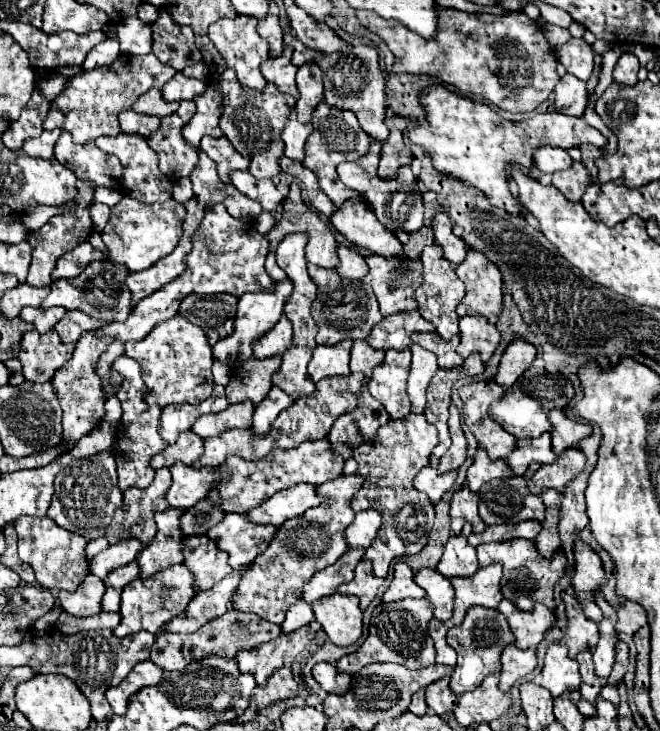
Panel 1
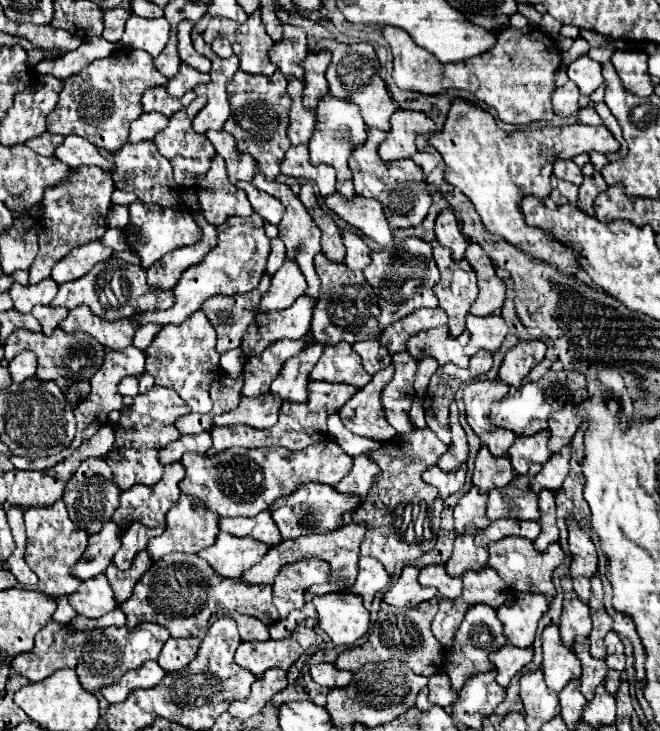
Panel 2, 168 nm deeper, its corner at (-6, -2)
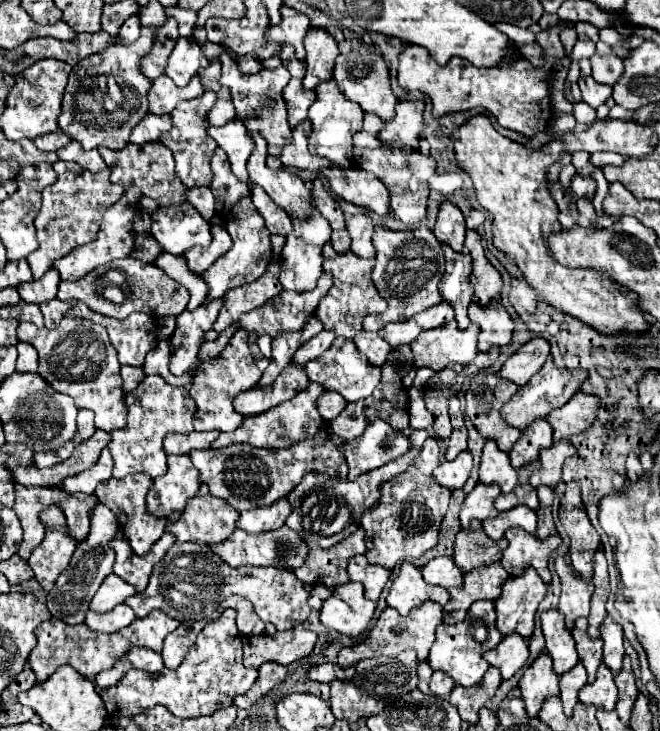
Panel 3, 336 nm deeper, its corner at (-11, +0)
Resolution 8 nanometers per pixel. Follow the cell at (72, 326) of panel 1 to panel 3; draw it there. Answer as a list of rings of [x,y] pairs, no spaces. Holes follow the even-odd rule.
[[[77,302],[67,312],[67,316],[69,318],[87,318],[95,324],[105,326],[121,364],[143,366],[147,352],[157,346],[157,340],[153,336],[155,320],[143,312],[135,312],[131,316],[127,316],[125,320],[115,320],[115,318],[89,310],[83,302]]]

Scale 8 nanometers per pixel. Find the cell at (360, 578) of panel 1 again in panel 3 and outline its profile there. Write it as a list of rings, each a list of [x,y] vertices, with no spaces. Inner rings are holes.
[[[365,556],[351,558],[351,564],[347,566],[347,572],[353,582],[361,582],[365,586],[365,598],[377,602],[385,582],[389,580],[389,570],[383,566],[373,566],[367,562]]]

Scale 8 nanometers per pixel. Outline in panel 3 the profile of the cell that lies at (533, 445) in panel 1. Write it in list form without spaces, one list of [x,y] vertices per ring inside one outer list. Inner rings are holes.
[[[545,418],[535,420],[531,426],[527,426],[521,432],[521,438],[513,444],[513,448],[509,452],[511,466],[515,470],[519,470],[519,468],[535,462],[539,458],[539,452],[553,444],[551,436],[553,436],[551,424]]]

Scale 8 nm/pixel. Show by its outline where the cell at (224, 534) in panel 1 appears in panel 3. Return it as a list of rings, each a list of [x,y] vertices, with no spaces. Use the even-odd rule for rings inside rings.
[[[281,498],[279,502],[275,502],[275,506],[241,512],[241,516],[237,520],[237,528],[253,532],[253,534],[279,530],[285,524],[285,518],[289,512],[291,512],[291,506],[289,506],[287,498]]]

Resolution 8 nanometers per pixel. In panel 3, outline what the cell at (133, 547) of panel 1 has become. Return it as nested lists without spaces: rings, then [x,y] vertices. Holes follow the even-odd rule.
[[[133,474],[131,478],[121,478],[121,480],[109,478],[107,482],[101,482],[95,490],[95,494],[99,494],[99,500],[105,506],[109,506],[111,512],[115,514],[137,556],[145,556],[151,550],[151,546],[161,538],[161,534],[165,532],[165,526],[169,522],[169,516],[155,518],[155,516],[147,514],[147,510],[145,510],[145,492],[147,492],[147,486],[151,486],[151,482],[153,480],[147,478],[147,474]]]

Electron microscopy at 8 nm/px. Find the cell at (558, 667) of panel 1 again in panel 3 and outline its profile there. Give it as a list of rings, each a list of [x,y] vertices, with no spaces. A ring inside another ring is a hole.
[[[547,610],[541,614],[541,628],[547,642],[547,654],[553,658],[553,670],[557,676],[569,672],[577,662],[575,640],[563,626],[563,614],[559,610]]]

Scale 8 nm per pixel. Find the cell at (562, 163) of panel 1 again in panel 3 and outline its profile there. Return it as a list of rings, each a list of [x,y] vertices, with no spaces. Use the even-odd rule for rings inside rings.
[[[575,174],[573,180],[571,180],[571,190],[577,194],[577,196],[587,196],[587,198],[593,198],[595,194],[595,180],[587,174]]]

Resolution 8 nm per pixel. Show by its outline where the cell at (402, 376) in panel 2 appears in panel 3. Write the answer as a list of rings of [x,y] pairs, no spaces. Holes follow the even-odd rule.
[[[413,432],[409,436],[411,446],[409,452],[393,462],[387,462],[385,466],[381,466],[379,470],[371,470],[367,474],[361,474],[355,482],[339,482],[333,478],[327,478],[325,474],[307,474],[301,484],[287,496],[293,512],[289,514],[289,518],[285,520],[285,524],[295,530],[303,540],[307,540],[309,546],[319,546],[319,548],[327,548],[327,546],[335,546],[335,542],[341,542],[343,538],[347,538],[351,532],[355,532],[359,528],[359,518],[363,514],[363,510],[371,508],[377,500],[379,500],[379,484],[385,480],[391,480],[395,474],[401,474],[403,470],[407,470],[411,466],[411,462],[417,458],[423,442],[427,438],[427,432]],[[309,494],[317,494],[319,502],[307,512],[303,514],[301,504]]]

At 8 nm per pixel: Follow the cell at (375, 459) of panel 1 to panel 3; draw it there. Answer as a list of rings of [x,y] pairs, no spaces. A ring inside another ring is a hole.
[[[429,436],[415,462],[405,472],[383,482],[379,486],[379,502],[371,510],[363,512],[361,526],[365,528],[365,556],[371,564],[379,564],[393,570],[395,564],[417,560],[437,544],[439,528],[451,498],[451,490],[439,486],[433,478],[433,470],[435,466],[439,466],[439,452],[441,448],[437,438]]]

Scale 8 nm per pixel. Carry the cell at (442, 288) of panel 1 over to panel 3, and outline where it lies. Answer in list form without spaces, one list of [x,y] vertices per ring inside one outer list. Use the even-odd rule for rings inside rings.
[[[447,244],[443,246],[443,252],[445,252],[445,260],[447,260],[447,270],[439,282],[439,294],[447,304],[451,304],[451,308],[455,310],[459,328],[465,330],[469,326],[467,308],[473,302],[473,292],[475,292],[473,284],[471,284],[473,262],[469,256],[455,252]]]

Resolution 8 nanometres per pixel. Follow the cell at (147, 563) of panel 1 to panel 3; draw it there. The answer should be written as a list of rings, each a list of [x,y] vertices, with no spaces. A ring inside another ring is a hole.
[[[201,484],[199,492],[187,502],[179,520],[167,526],[167,532],[175,534],[177,544],[197,542],[209,546],[231,536],[237,518],[237,510],[231,510],[223,500],[211,496],[207,486]]]

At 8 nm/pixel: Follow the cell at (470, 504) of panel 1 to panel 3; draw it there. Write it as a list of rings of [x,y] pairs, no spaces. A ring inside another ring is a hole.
[[[477,484],[473,488],[473,492],[465,498],[465,502],[461,504],[461,526],[465,530],[471,528],[471,520],[487,520],[487,518],[495,518],[499,512],[493,506],[493,500],[501,494],[499,486],[485,486],[485,484]]]

